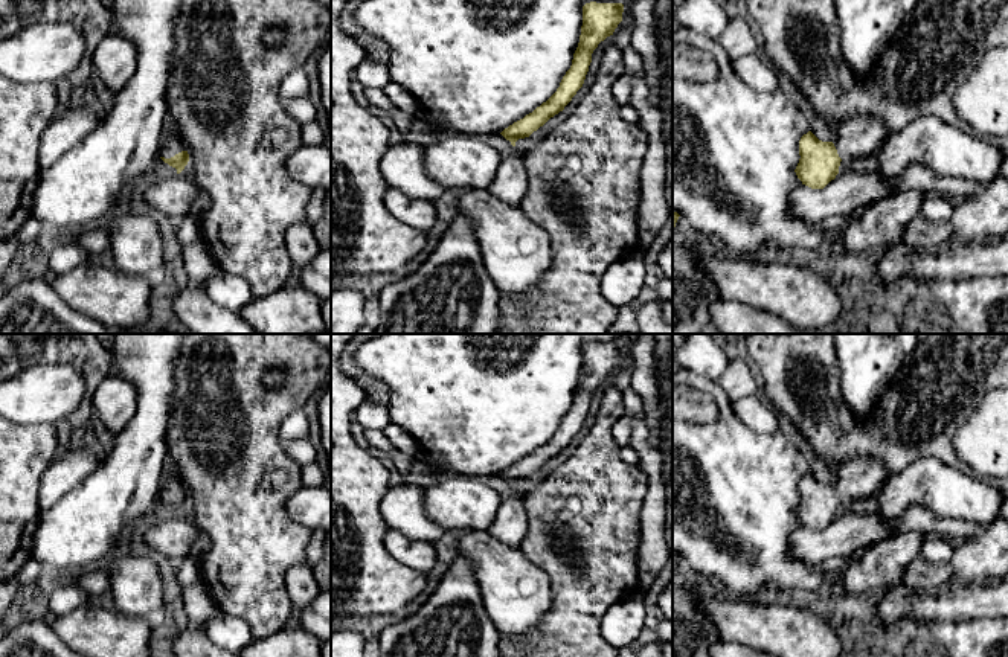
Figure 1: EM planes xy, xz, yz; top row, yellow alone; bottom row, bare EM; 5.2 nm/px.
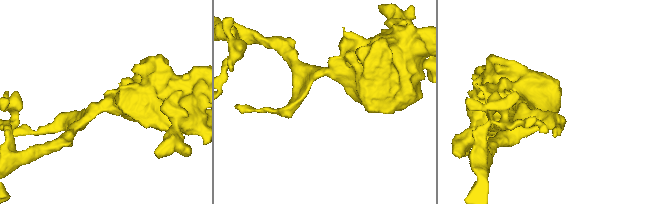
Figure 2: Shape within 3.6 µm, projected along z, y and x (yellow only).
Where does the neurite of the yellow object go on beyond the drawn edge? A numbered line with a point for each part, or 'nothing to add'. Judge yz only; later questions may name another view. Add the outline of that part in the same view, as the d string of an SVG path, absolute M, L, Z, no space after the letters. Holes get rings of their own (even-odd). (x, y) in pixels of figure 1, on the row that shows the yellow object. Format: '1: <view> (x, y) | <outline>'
1: yz (863, 136) | M866 114L843 122L833 140L842 160L874 154L886 140L886 127L878 116Z

